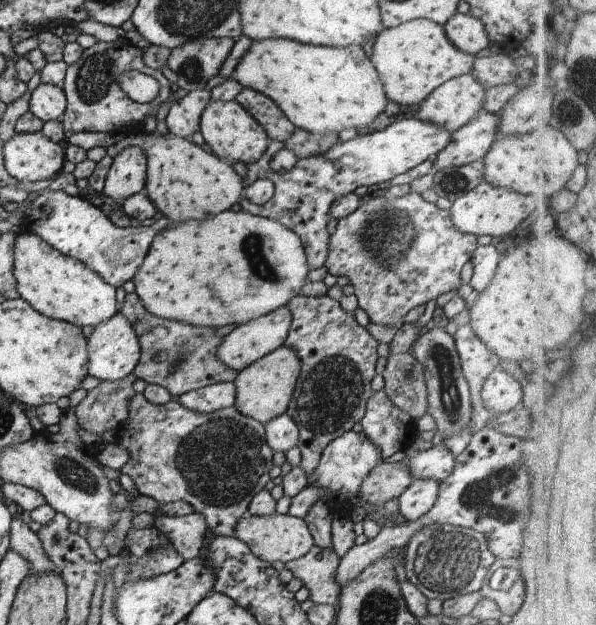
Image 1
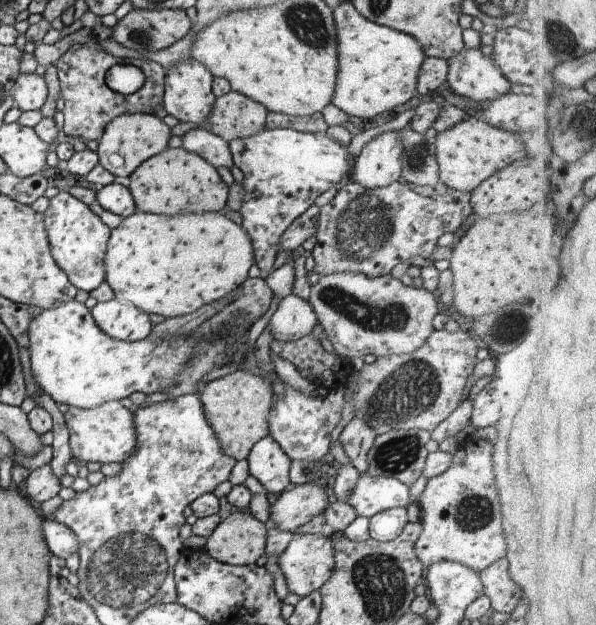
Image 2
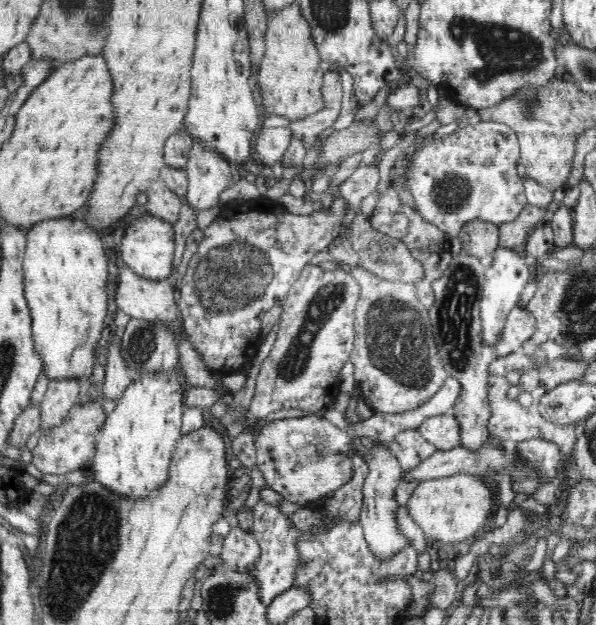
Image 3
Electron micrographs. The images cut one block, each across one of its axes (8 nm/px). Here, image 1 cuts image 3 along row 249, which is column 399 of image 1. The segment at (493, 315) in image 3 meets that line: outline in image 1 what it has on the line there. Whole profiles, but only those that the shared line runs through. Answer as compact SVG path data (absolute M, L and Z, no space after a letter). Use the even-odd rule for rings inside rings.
M415 479L400 496L398 496L398 512L400 521L416 522L435 504L440 492L439 481Z

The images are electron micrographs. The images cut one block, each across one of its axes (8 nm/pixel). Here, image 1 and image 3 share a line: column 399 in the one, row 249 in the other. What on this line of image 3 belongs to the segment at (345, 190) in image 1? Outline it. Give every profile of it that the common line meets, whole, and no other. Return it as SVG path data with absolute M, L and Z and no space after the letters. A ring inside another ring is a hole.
M142 216L130 224L126 236L122 238L122 258L124 262L142 278L148 280L171 279L174 268L175 236L171 222L156 216Z

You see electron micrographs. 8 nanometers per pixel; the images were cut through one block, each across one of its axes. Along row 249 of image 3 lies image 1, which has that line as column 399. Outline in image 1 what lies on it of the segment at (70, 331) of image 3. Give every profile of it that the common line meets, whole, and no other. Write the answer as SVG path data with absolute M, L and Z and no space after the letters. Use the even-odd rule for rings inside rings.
M425 18L412 19L384 30L374 44L372 64L386 82L386 94L402 106L420 105L438 86L457 76L470 73L475 57L458 50L444 32L444 27Z

